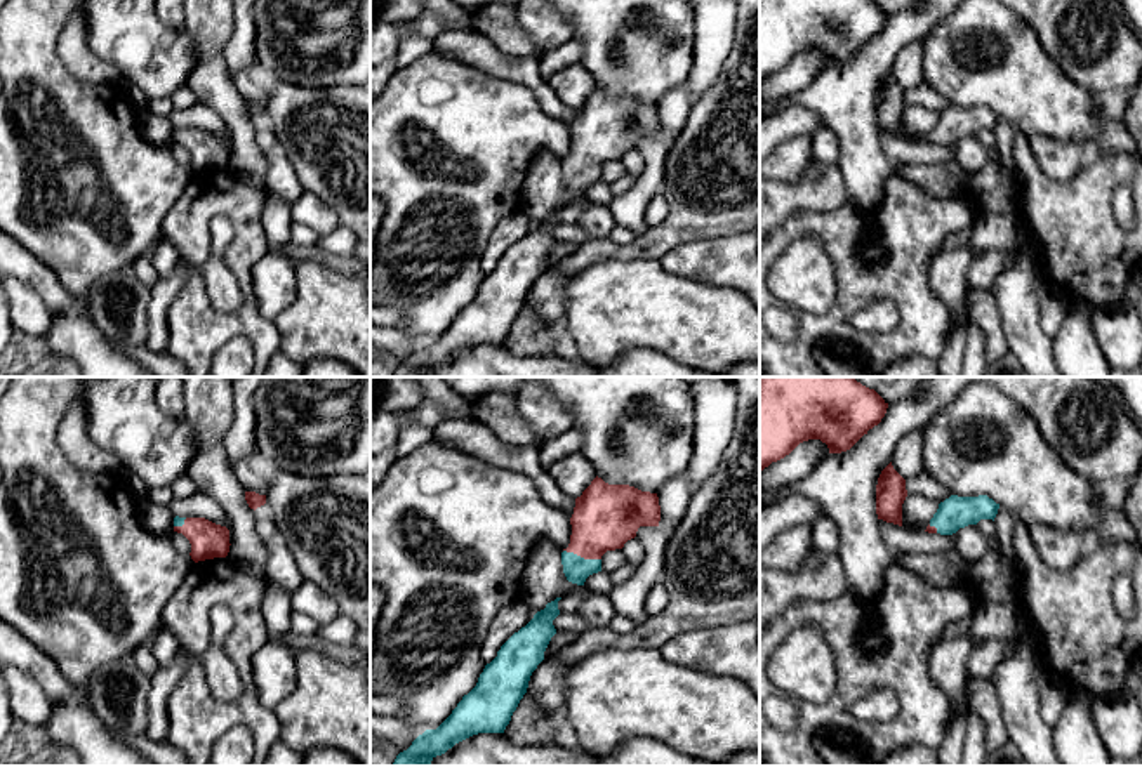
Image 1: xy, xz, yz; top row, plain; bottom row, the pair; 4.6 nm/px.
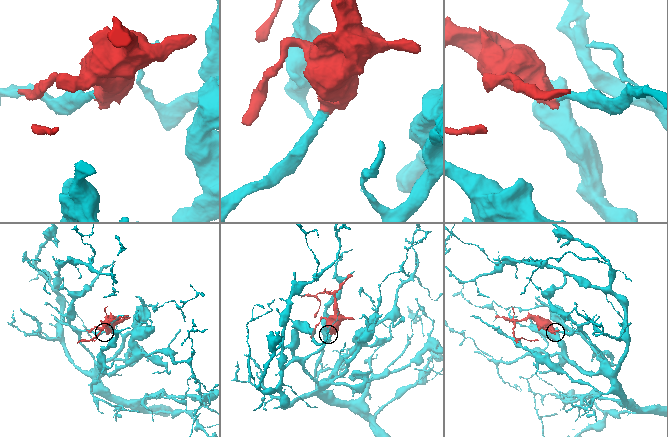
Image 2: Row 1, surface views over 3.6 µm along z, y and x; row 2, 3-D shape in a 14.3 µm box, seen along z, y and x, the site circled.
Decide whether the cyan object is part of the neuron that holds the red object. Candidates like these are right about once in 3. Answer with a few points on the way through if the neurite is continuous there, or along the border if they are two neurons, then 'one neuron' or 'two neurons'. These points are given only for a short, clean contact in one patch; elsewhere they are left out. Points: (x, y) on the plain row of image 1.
across xz (605, 127), (593, 143), (583, 167), (576, 179) | one neuron

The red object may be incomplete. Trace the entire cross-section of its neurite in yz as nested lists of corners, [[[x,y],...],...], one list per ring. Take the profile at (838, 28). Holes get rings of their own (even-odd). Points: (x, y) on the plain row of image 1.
[[[760,0],[760,82],[808,50],[820,50],[829,64],[847,63],[881,33],[886,19],[874,0]]]

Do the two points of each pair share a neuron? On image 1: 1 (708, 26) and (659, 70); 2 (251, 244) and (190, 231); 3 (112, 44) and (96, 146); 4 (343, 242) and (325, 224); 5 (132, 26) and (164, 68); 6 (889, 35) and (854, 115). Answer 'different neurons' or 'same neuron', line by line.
1: different neurons
2: same neuron
3: different neurons
4: different neurons
5: same neuron
6: same neuron

